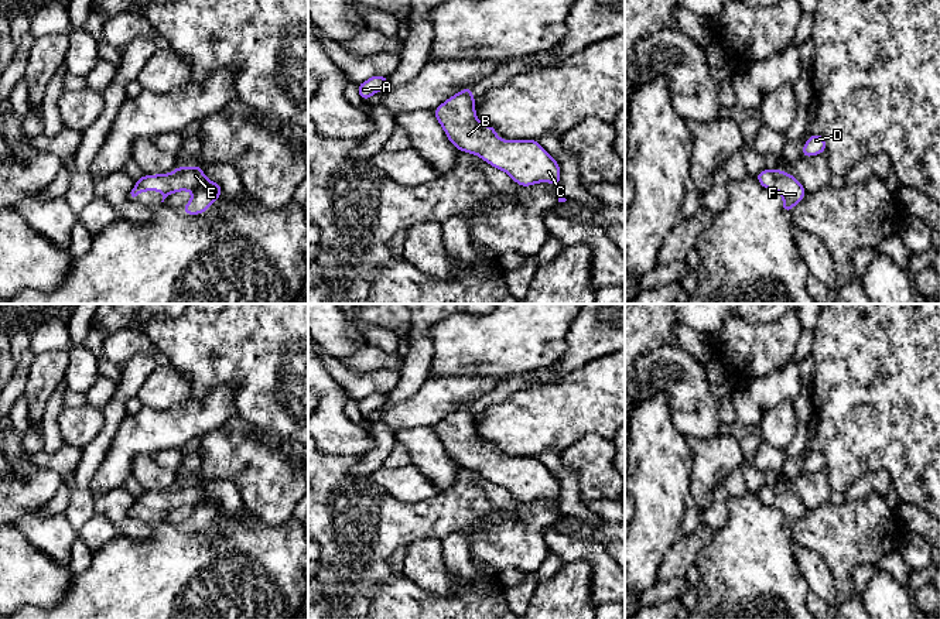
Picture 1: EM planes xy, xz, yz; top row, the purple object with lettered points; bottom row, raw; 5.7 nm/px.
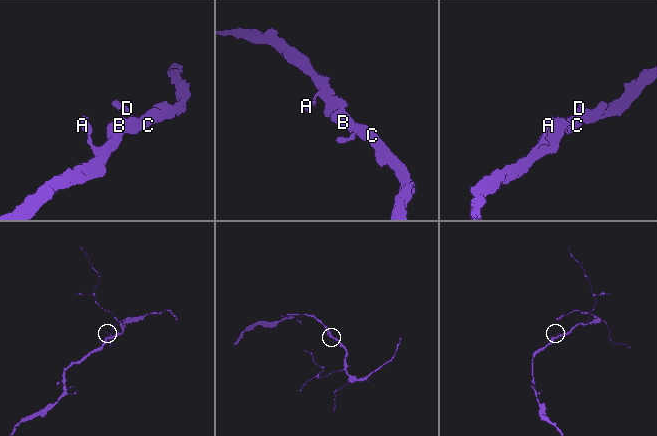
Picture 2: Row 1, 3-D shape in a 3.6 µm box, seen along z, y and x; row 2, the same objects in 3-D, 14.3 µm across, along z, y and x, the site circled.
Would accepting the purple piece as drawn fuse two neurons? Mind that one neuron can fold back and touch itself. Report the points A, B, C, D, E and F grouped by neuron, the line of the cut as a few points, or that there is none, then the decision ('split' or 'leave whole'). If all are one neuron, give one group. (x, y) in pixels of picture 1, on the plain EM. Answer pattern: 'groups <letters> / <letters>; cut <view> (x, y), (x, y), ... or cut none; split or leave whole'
groups A B C D E F; cut none; leave whole

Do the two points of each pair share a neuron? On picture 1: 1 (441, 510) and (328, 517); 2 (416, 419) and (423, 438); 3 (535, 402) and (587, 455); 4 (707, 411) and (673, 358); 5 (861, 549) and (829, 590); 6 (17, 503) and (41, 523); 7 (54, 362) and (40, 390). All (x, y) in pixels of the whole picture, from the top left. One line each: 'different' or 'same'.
1: same
2: different
3: different
4: same
5: different
6: different
7: same

